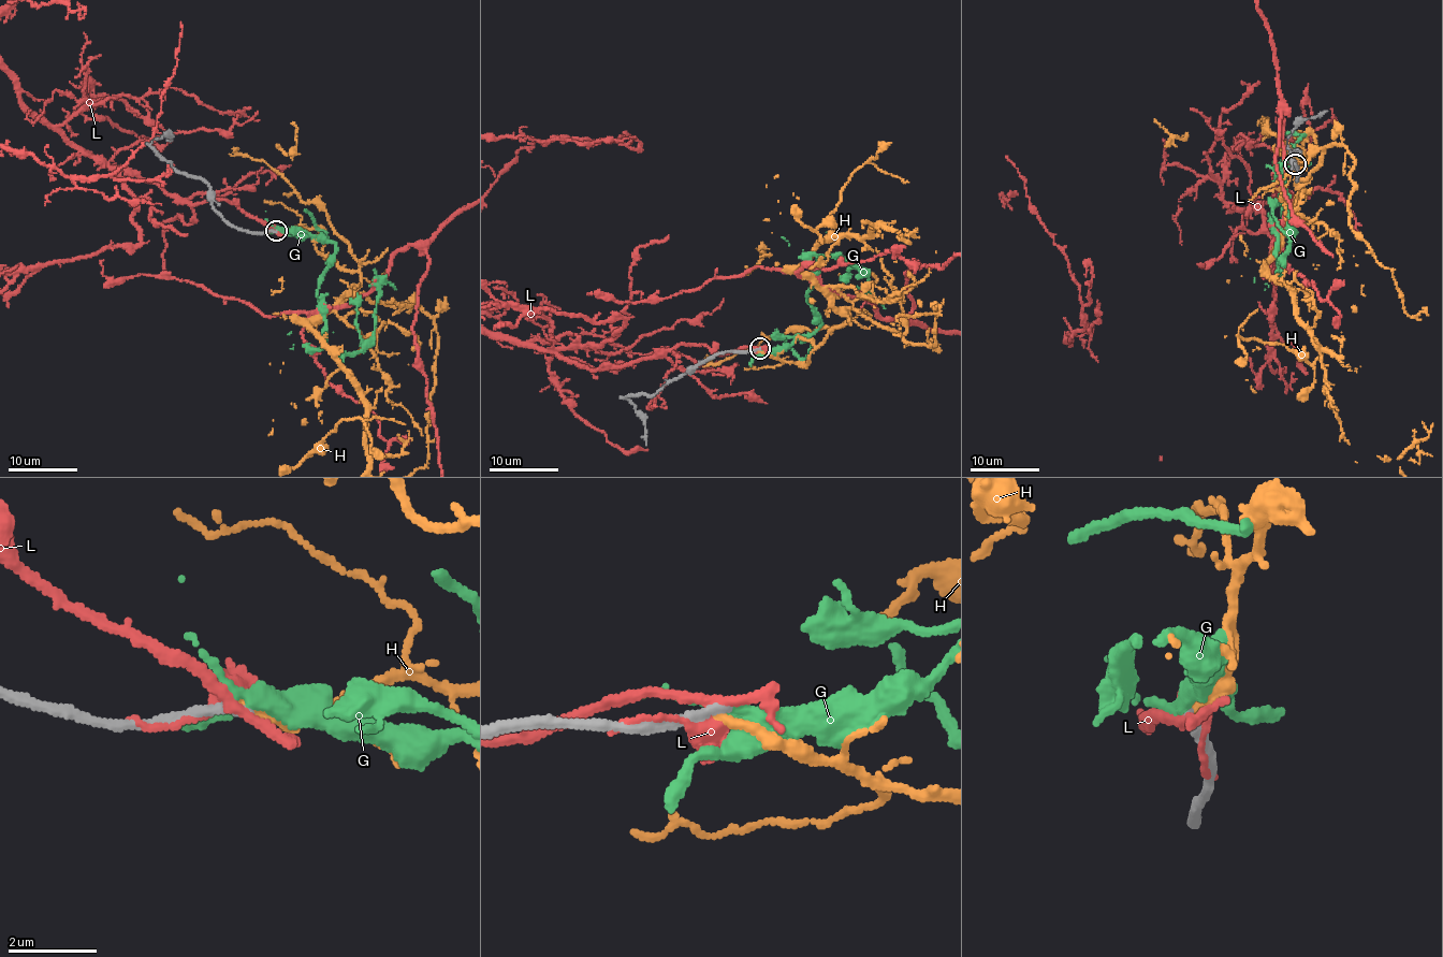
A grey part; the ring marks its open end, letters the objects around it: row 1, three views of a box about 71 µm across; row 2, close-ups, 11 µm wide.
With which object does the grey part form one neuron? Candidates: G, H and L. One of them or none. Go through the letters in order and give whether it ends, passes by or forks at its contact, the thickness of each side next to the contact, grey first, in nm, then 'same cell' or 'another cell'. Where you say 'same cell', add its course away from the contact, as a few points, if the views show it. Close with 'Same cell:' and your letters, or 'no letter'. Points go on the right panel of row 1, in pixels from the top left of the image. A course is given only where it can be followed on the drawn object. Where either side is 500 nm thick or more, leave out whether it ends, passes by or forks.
G: it passes by | 200/380 nm | another cell
H: it ends | 240/240 nm | another cell
L: it passes by | 240/200 nm | another cell
Same cell: no letter

